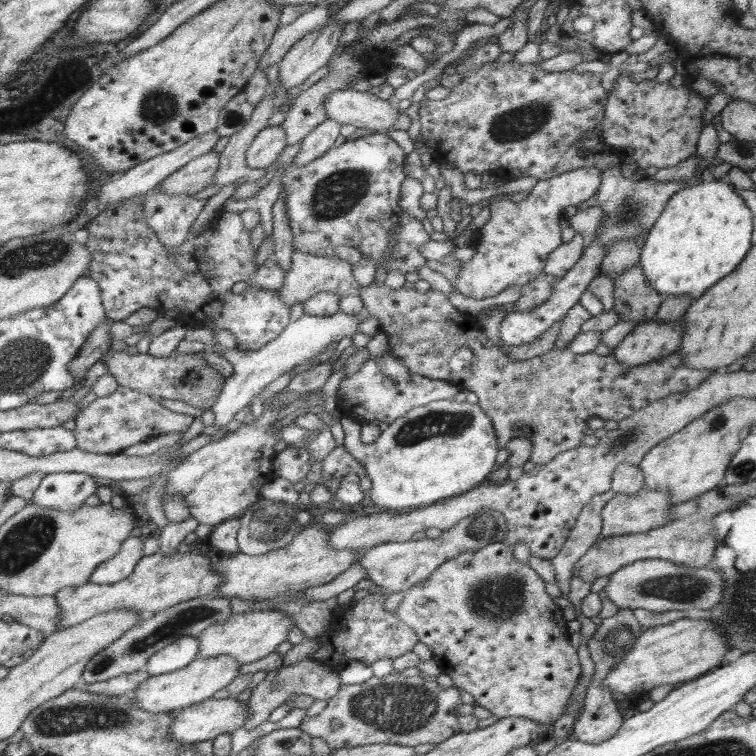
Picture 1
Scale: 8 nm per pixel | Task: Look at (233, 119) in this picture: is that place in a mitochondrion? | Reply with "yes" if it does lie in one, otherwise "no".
no

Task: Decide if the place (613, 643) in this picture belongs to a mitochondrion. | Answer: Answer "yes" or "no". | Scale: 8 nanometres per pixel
yes

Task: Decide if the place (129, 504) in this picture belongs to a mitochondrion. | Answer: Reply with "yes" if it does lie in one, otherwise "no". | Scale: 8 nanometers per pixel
no

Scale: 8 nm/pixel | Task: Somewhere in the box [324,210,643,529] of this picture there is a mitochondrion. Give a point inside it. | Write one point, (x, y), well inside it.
(435, 424)

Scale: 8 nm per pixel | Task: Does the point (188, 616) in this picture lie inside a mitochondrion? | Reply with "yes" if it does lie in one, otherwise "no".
yes

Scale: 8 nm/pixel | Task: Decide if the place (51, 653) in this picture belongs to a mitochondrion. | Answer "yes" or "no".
no

